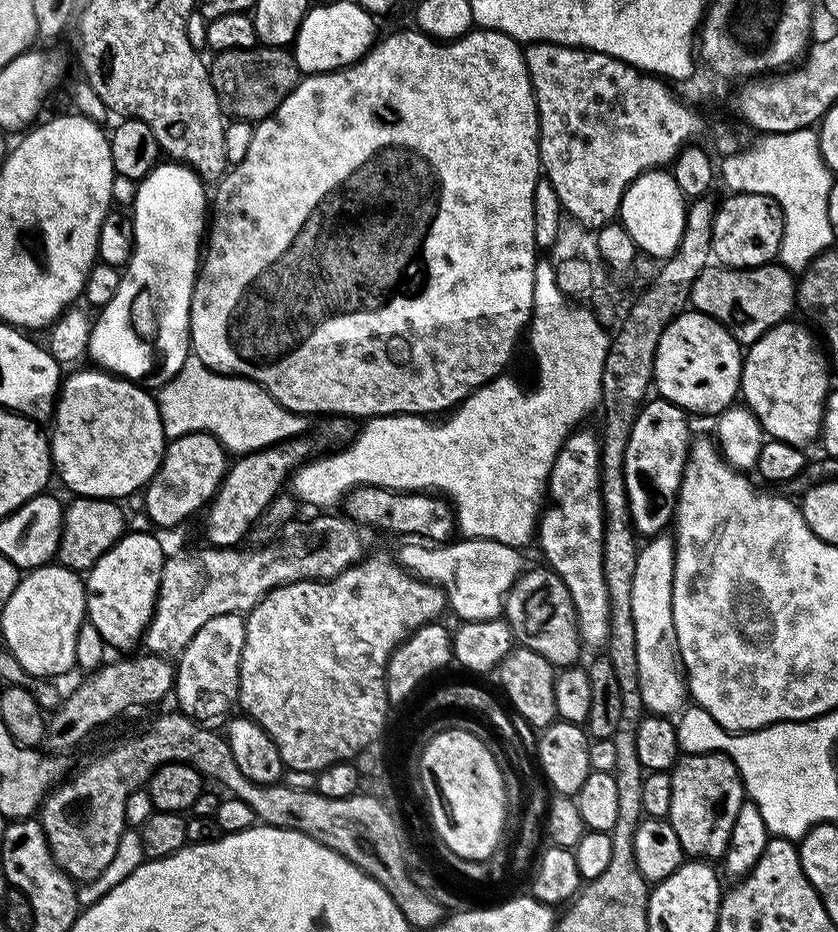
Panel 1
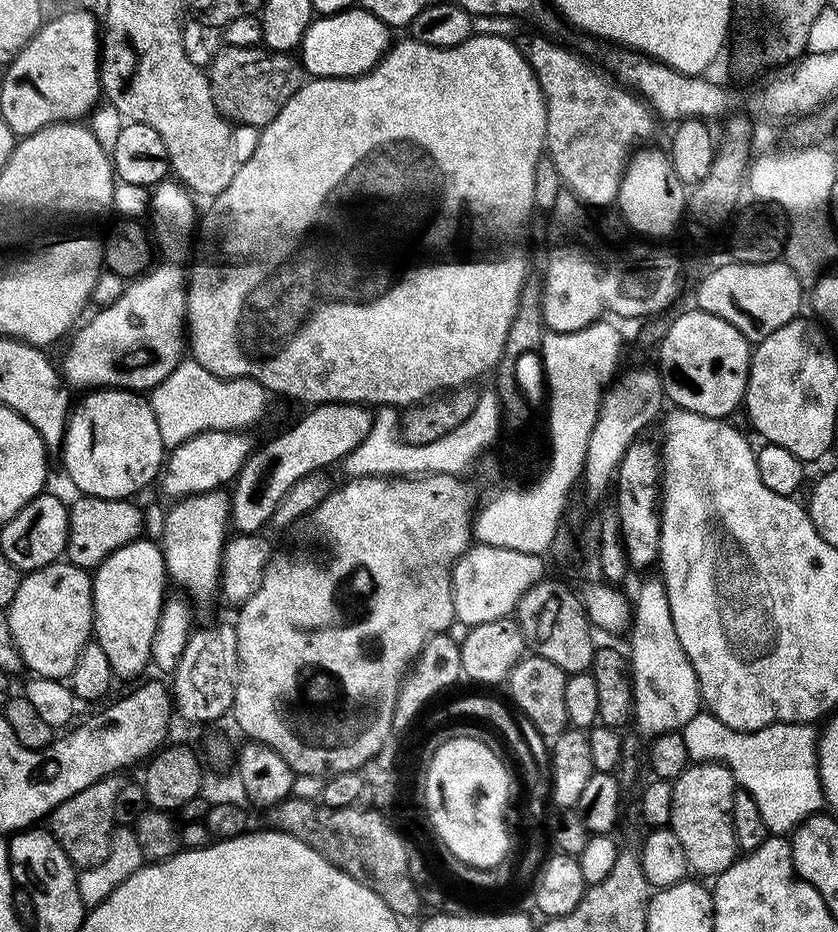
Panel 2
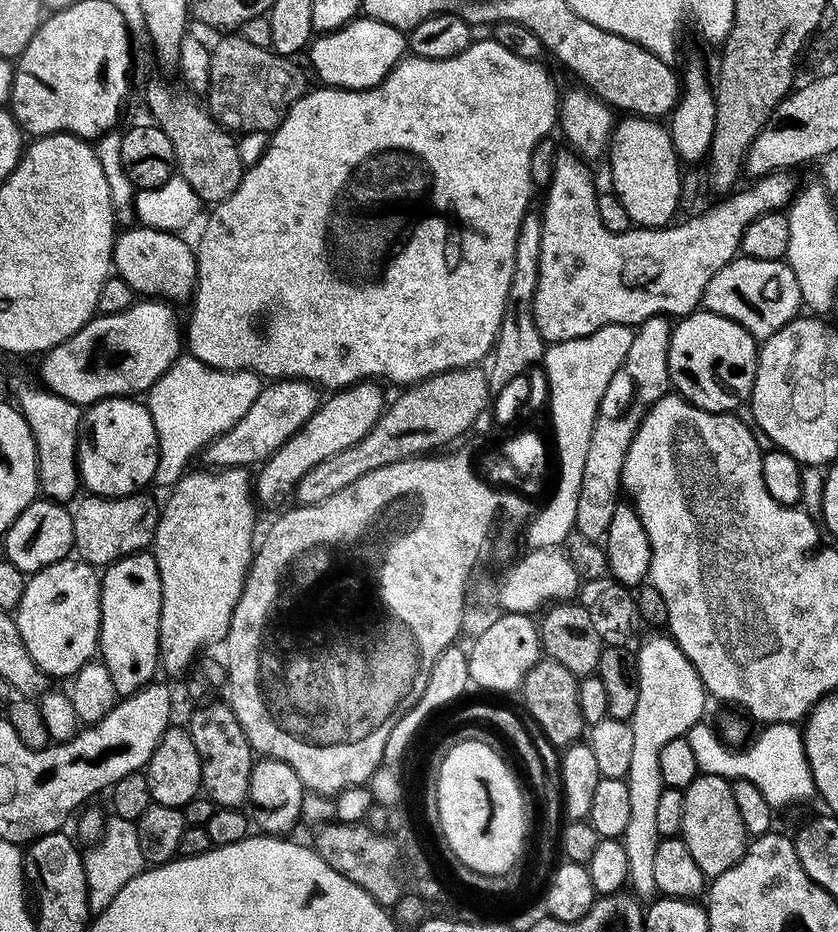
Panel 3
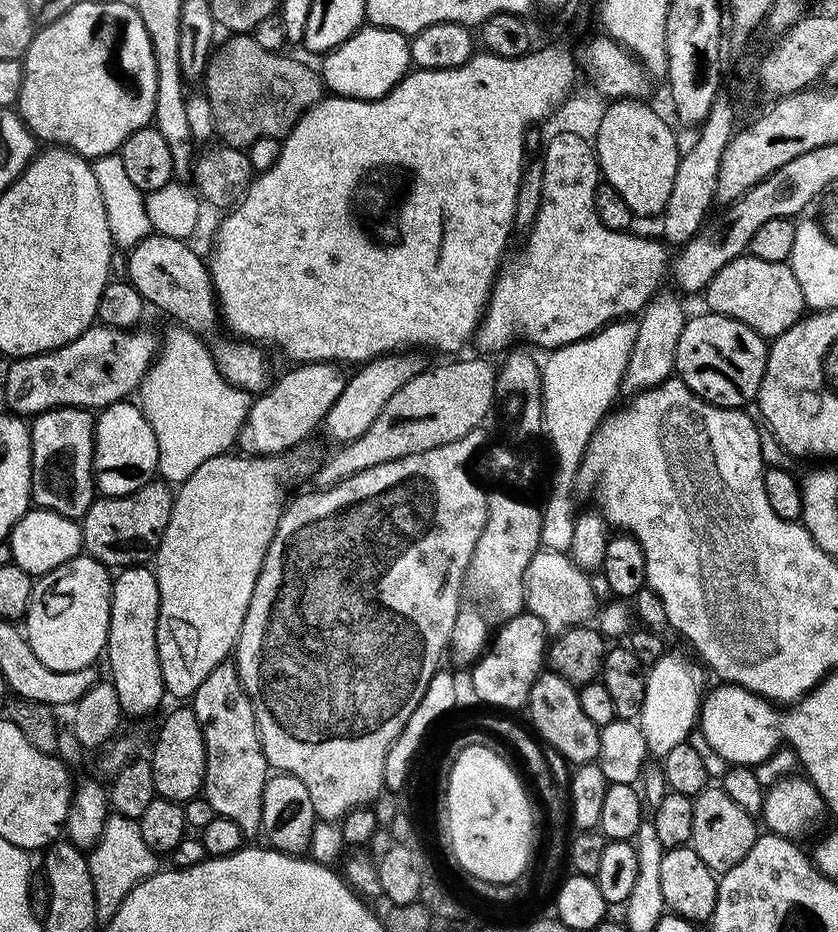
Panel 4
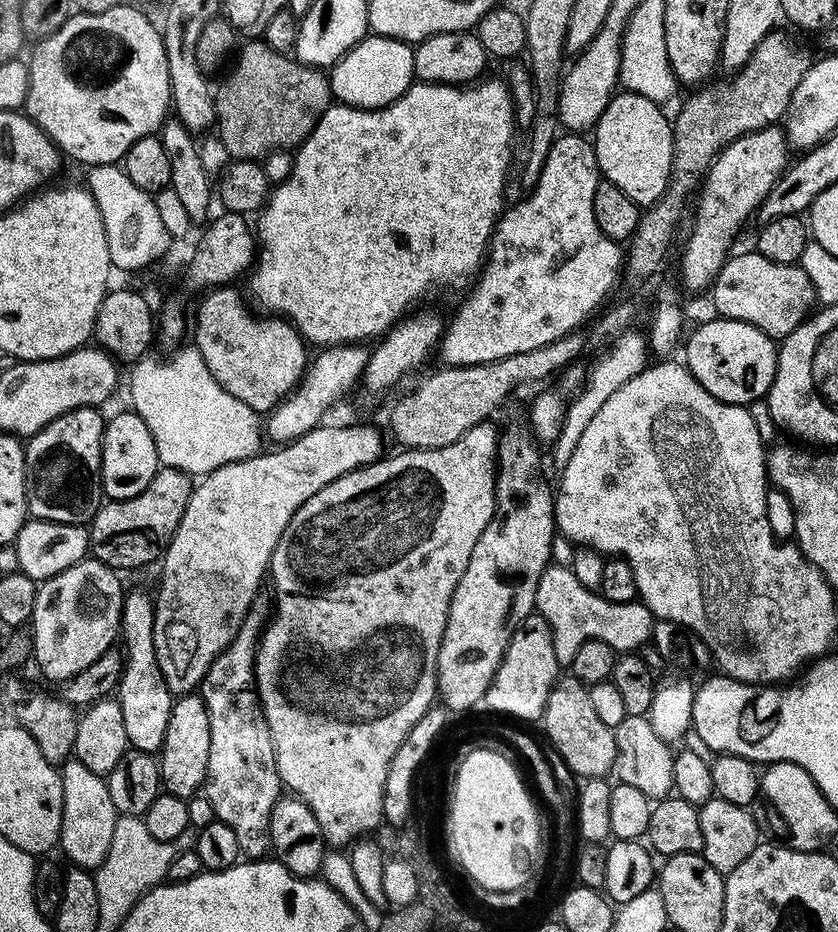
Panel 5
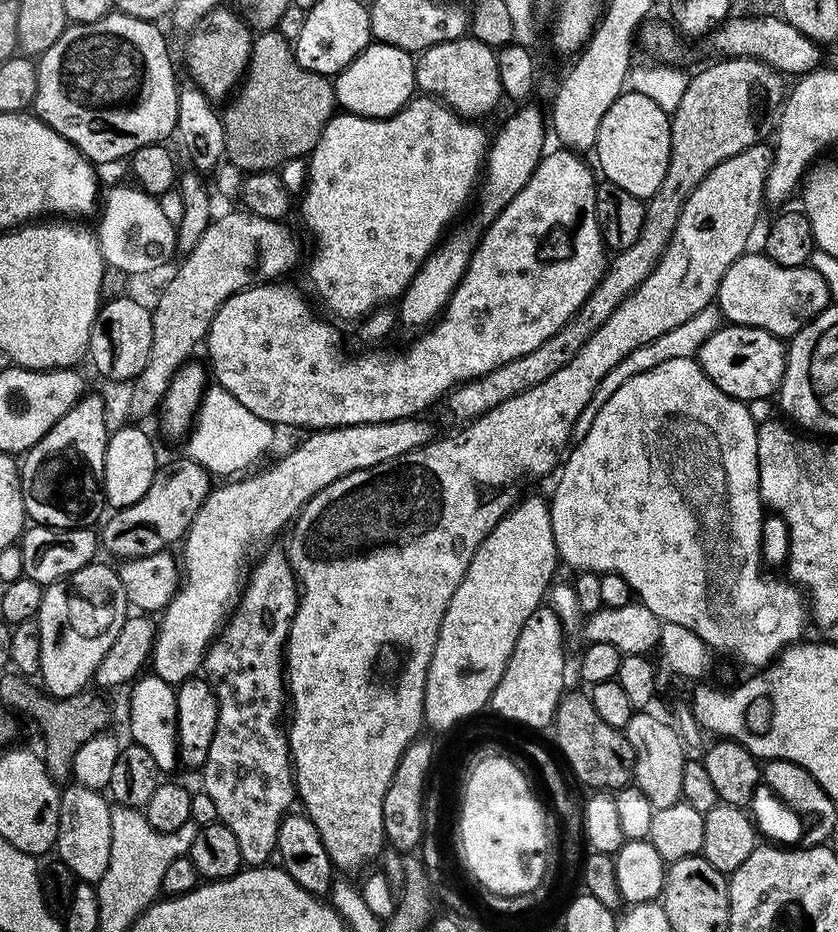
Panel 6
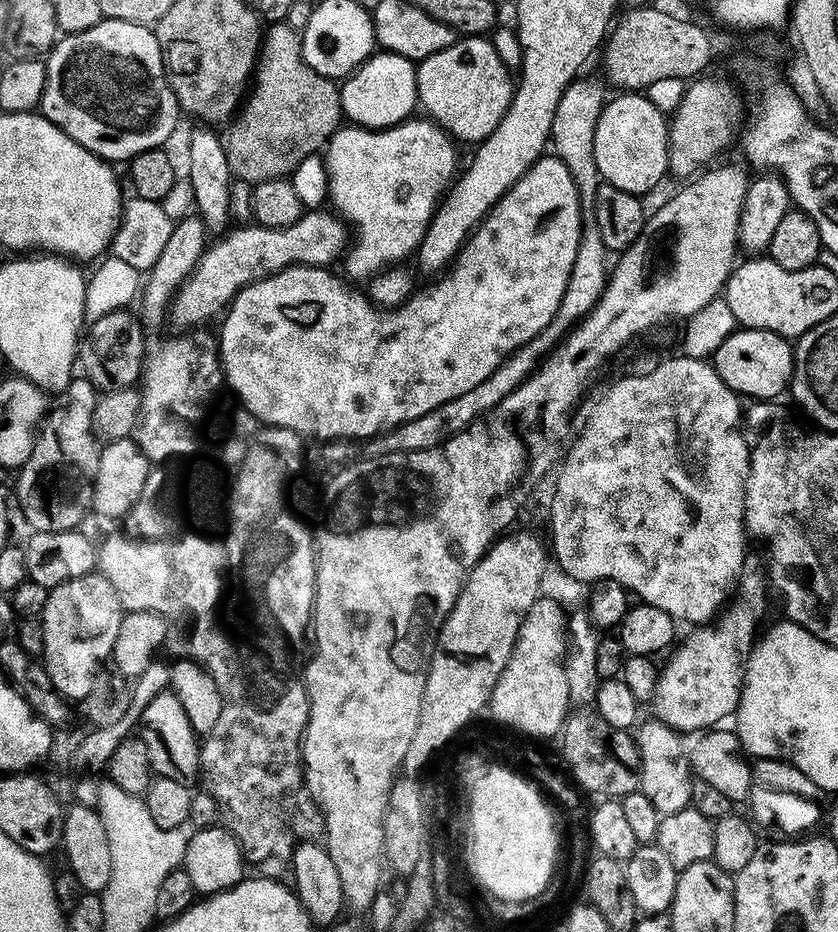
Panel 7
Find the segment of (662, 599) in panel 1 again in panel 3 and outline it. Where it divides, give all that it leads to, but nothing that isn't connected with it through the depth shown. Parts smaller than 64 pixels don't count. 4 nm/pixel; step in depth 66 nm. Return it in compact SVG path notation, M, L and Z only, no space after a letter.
M669 635L652 636L637 649L639 678L638 702L629 721L634 734L630 770L626 777L630 790L630 822L626 825L622 843L626 850L628 878L635 895L652 898L657 895L654 882L654 854L661 837L658 834L658 798L664 793L665 784L659 769L659 754L668 742L685 737L689 729L701 723L708 695L694 665Z

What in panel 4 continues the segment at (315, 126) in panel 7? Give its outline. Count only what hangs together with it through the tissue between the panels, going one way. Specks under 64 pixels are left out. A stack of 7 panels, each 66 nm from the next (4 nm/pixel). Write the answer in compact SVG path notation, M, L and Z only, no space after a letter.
M252 34L229 35L228 41L209 55L202 73L202 92L209 98L215 135L229 148L248 150L251 149L251 144L256 144L259 140L287 136L288 131L304 117L304 111L314 107L322 98L322 77L315 67L307 68L302 61L295 60L292 56L271 52L266 45L259 44L256 38Z

